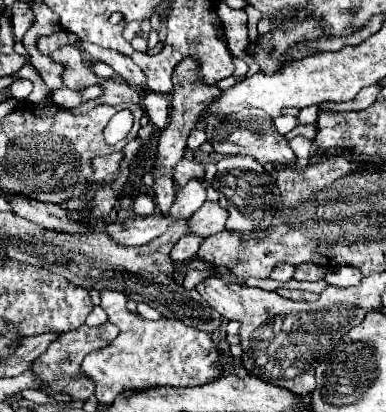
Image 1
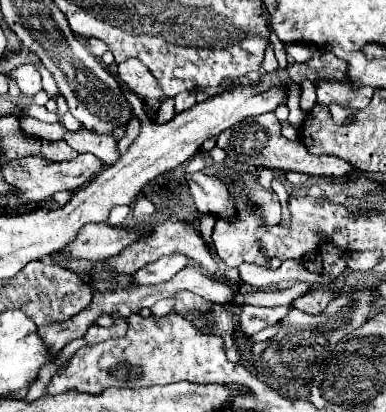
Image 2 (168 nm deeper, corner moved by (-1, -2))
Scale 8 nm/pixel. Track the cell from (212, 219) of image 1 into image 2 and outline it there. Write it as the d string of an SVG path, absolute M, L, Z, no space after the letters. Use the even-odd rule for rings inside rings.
M165 222L165 224L159 224L147 240L135 242L133 246L125 248L119 256L107 258L103 264L105 264L105 268L111 270L111 272L133 274L133 272L137 272L139 268L147 266L149 262L155 262L155 260L159 260L161 256L167 256L167 254L173 254L173 252L183 252L183 254L189 256L191 260L199 262L199 264L209 272L209 276L215 276L215 274L217 274L217 262L213 260L209 248L205 246L205 242L203 242L199 230L197 230L191 222Z

